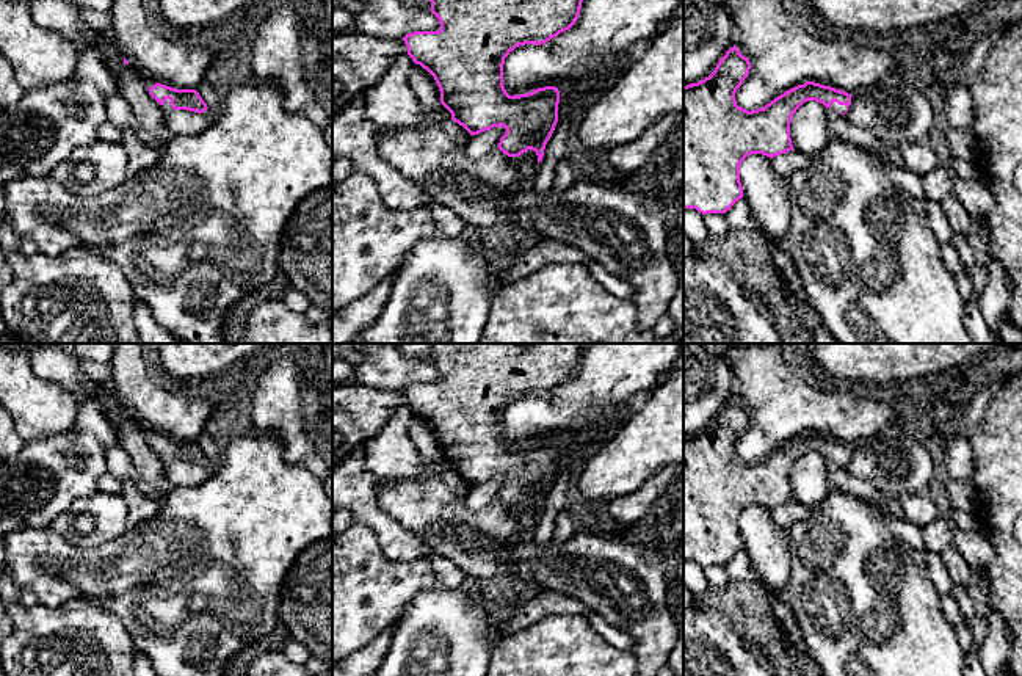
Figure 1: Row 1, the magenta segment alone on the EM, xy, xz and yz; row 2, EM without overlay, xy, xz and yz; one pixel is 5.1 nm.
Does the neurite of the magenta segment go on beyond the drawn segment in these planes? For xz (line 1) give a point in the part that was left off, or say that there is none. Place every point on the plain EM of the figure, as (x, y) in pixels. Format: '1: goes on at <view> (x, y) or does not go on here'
1: does not go on here

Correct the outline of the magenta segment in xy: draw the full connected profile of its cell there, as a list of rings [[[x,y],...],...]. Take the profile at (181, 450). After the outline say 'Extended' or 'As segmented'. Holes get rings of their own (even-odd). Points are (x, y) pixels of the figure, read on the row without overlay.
[[[143,427],[141,430],[149,445],[163,458],[166,464],[172,464],[174,461],[190,461],[205,466],[210,474],[218,471],[219,466],[208,461],[207,455],[196,441],[176,441]]]. Extended

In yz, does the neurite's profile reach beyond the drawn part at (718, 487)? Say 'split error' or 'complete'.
split error

